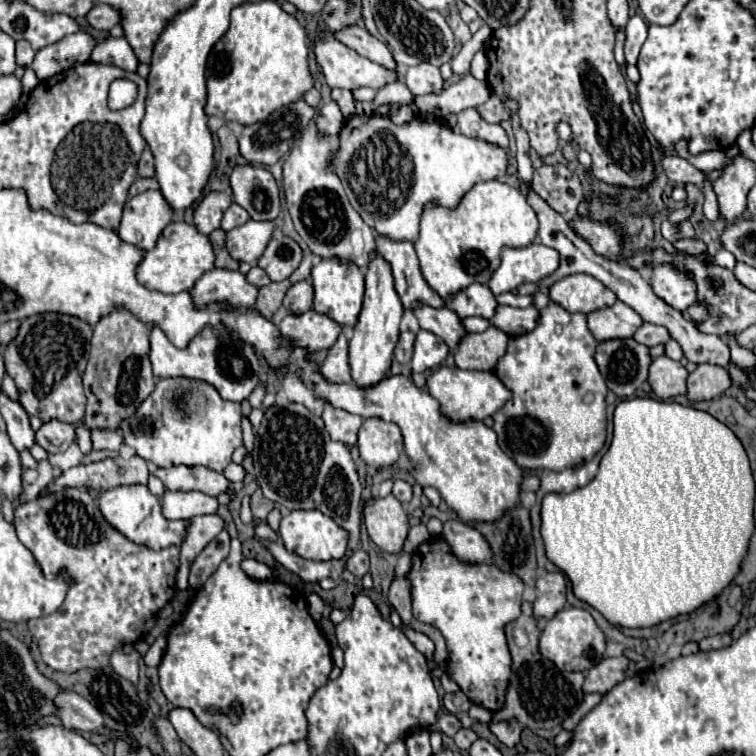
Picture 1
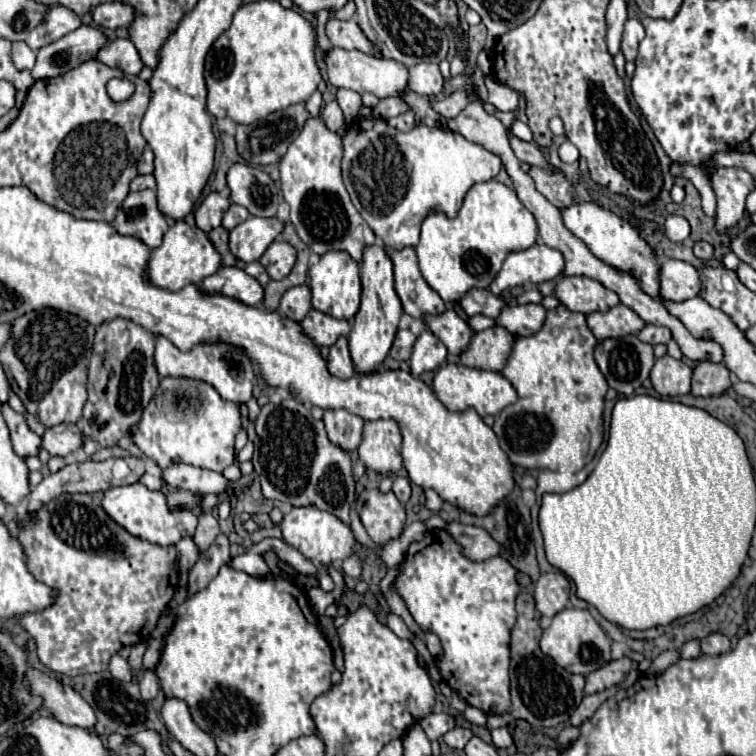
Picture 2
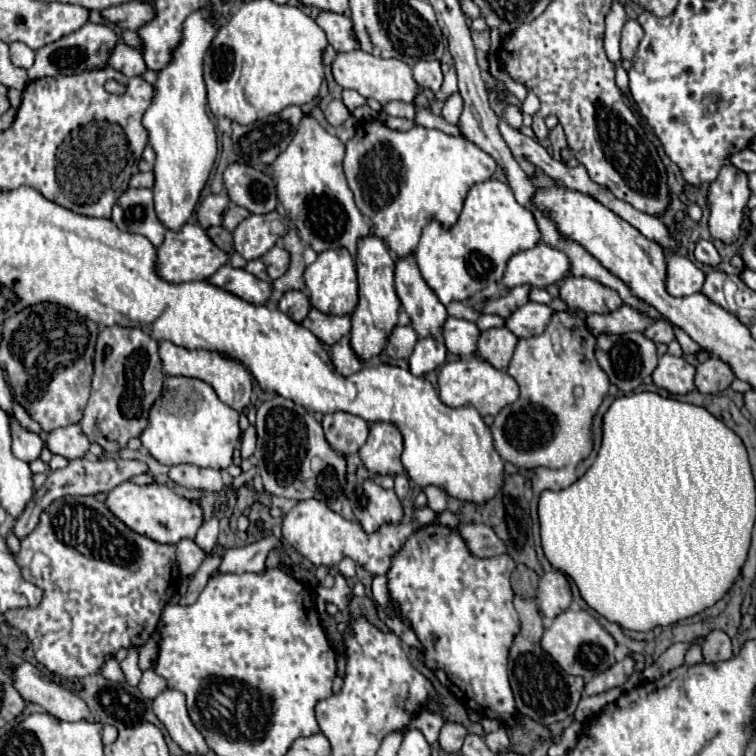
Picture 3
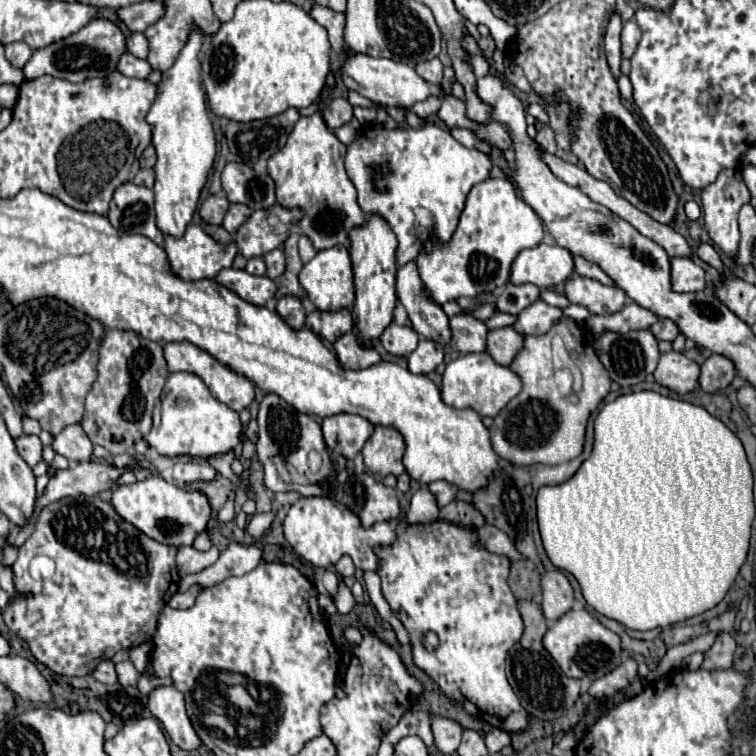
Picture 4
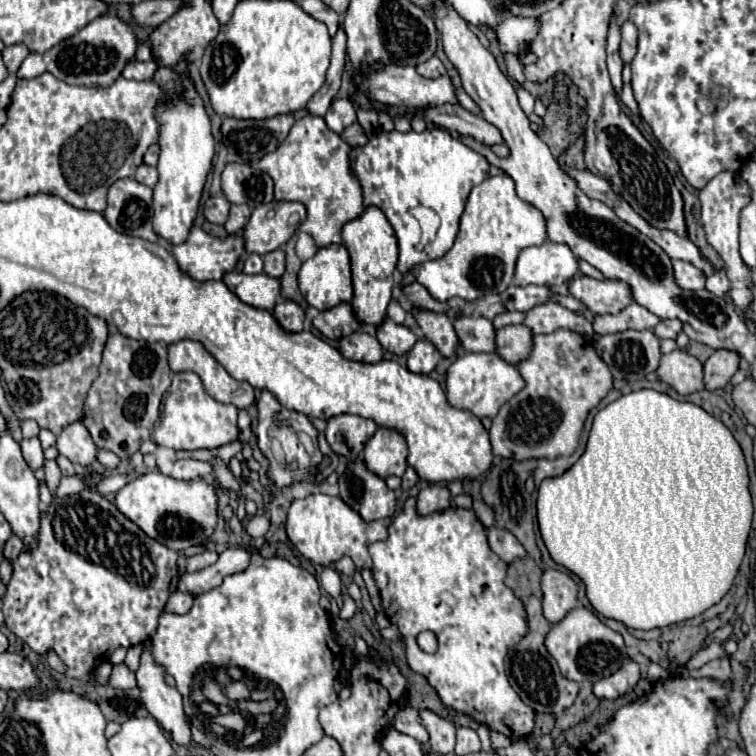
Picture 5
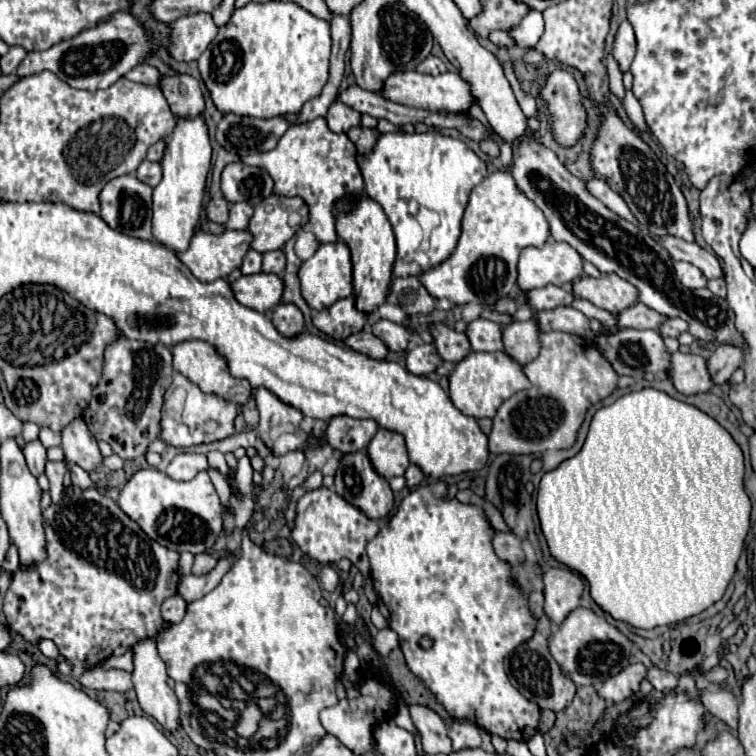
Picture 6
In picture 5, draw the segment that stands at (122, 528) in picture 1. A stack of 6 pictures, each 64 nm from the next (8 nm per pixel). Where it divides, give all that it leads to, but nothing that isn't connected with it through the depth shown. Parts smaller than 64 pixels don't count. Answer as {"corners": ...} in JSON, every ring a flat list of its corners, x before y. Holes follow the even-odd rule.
{"corners":[[148,472,140,478,128,482,114,500,116,508,140,526,150,538,162,542,172,550,186,550,194,544,208,542,214,526,216,526,216,492,204,480,196,478,190,482,180,482,160,472]]}

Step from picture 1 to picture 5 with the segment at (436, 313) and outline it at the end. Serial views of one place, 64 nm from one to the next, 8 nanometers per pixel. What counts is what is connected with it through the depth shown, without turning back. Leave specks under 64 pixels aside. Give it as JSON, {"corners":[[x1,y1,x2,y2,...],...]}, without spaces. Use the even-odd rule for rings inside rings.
{"corners":[[460,316,454,320,454,330,466,352,494,352,494,326,478,316]]}

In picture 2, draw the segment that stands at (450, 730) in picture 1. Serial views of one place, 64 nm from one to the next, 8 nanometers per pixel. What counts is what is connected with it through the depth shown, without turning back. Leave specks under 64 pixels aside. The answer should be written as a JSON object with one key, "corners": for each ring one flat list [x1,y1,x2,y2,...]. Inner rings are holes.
{"corners":[[434,712,420,720,419,723,431,741,442,738,446,732,450,732,456,726,450,714]]}

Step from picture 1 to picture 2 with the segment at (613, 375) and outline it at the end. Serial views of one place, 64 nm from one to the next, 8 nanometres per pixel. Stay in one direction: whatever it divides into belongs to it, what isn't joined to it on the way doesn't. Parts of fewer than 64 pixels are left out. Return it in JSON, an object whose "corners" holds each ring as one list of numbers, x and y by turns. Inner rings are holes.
{"corners":[[636,336,598,342,594,358,608,386,622,396,632,396,654,366,652,346,636,340]]}

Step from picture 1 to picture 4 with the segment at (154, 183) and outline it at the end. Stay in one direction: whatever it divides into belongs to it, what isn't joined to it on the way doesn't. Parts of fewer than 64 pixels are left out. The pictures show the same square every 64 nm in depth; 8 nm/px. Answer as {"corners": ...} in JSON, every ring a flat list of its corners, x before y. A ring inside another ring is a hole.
{"corners":[[144,168,144,170,140,170,140,172,136,174,136,178,134,178,134,184,152,188,152,184,154,184,154,170,152,170,152,168]]}

